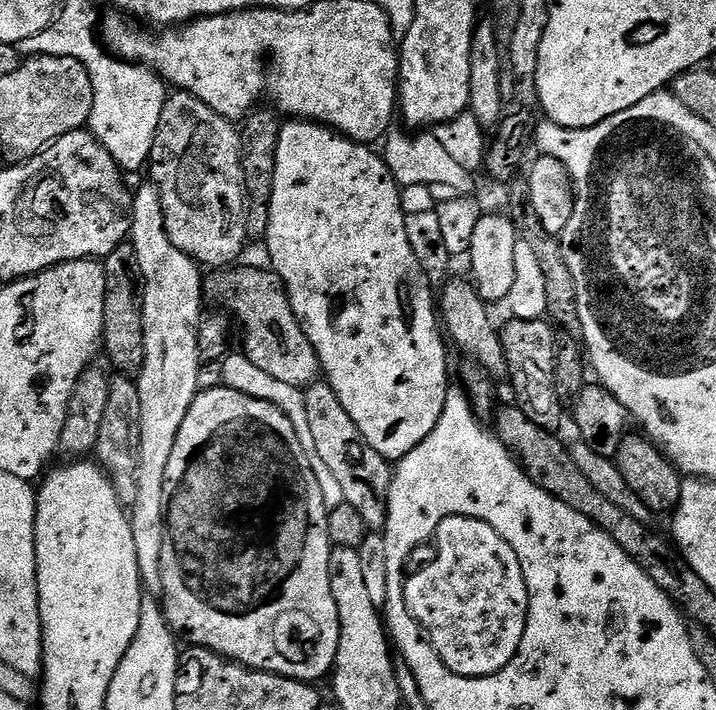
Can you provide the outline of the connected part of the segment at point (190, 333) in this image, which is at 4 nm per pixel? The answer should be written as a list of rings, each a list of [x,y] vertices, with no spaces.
[[[145,182],[140,189],[135,189],[132,197],[132,230],[130,243],[138,254],[138,266],[144,279],[144,337],[146,338],[146,358],[138,377],[140,397],[142,398],[142,434],[138,446],[138,498],[130,505],[130,530],[132,531],[132,549],[138,553],[138,570],[145,593],[162,593],[162,546],[166,535],[166,462],[174,450],[178,430],[194,402],[198,386],[198,374],[201,366],[198,350],[198,322],[202,315],[200,307],[206,304],[205,277],[201,274],[201,265],[191,260],[166,234],[166,222],[162,214],[160,191],[151,182]]]

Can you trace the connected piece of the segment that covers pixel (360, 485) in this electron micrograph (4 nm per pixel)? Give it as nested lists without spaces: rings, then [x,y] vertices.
[[[317,382],[303,389],[306,402],[306,415],[310,421],[310,430],[314,437],[314,446],[322,462],[338,478],[342,486],[344,502],[354,506],[362,516],[365,529],[383,529],[388,517],[388,491],[394,471],[393,465],[374,446],[362,438],[358,426],[354,426],[354,418],[346,414],[342,402],[338,402],[338,394],[326,382]]]

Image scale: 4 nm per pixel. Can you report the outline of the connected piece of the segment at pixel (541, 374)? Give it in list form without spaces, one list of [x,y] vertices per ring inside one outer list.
[[[512,318],[509,321],[505,328],[503,325],[499,329],[499,333],[502,350],[506,358],[506,366],[508,367],[507,379],[512,380],[512,392],[516,395],[515,407],[520,408],[522,414],[526,414],[526,418],[530,418],[530,422],[534,422],[534,426],[542,426],[542,430],[547,432],[559,433],[561,431],[560,423],[566,420],[566,408],[558,398],[558,390],[554,386],[554,366],[556,365],[556,350],[558,347],[557,329],[544,318],[539,320],[517,320]]]

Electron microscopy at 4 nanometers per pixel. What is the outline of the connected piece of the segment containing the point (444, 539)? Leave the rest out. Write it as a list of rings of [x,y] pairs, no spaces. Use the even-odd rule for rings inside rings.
[[[448,516],[434,529],[436,557],[425,568],[409,575],[404,582],[406,606],[412,619],[420,623],[427,640],[432,643],[442,662],[459,676],[492,676],[501,672],[514,658],[526,630],[530,598],[518,554],[490,526],[469,516]]]

